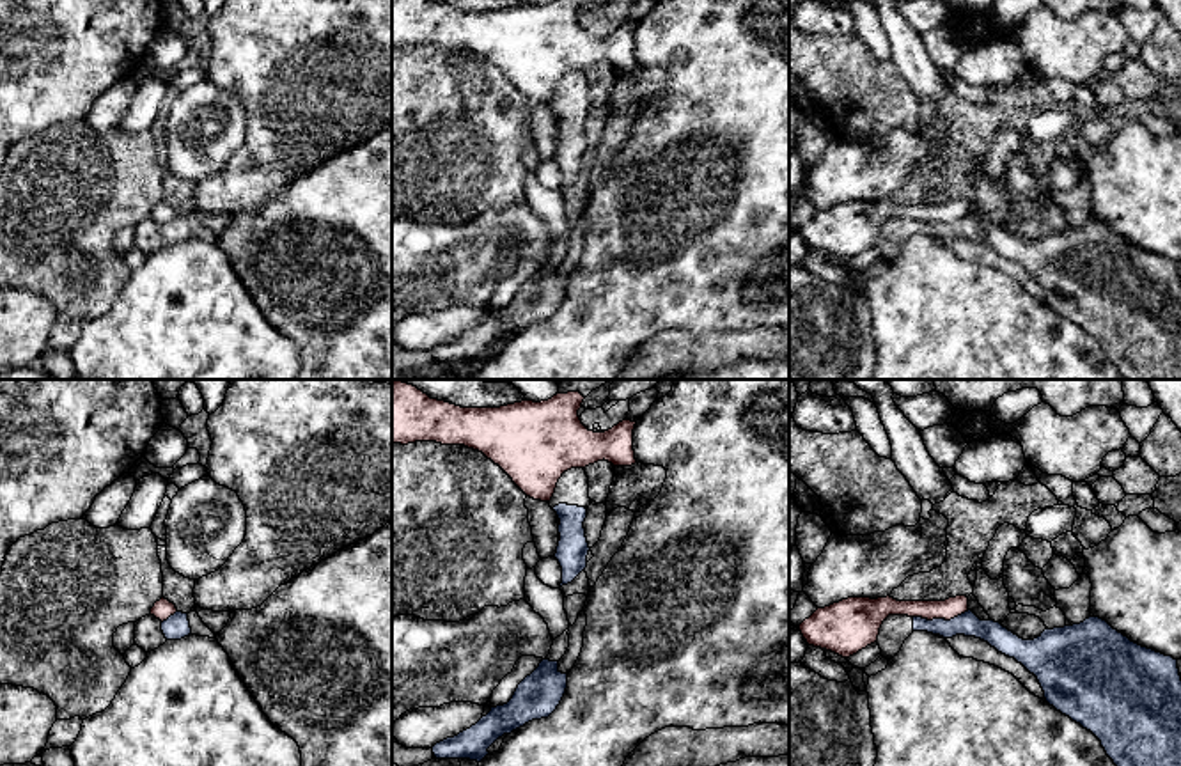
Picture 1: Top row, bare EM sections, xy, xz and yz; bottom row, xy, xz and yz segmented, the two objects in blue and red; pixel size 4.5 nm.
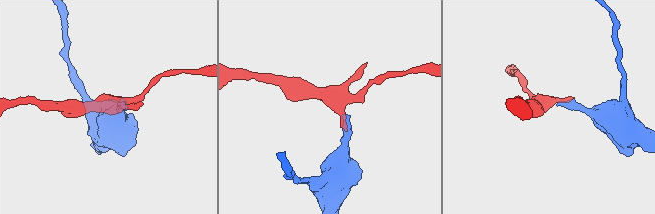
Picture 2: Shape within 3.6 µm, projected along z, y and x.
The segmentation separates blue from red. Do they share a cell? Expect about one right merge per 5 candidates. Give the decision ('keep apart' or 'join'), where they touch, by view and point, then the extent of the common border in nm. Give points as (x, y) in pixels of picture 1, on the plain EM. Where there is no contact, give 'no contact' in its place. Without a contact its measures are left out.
keep apart; meets blue in yz at (940, 222); contact 260 nm long

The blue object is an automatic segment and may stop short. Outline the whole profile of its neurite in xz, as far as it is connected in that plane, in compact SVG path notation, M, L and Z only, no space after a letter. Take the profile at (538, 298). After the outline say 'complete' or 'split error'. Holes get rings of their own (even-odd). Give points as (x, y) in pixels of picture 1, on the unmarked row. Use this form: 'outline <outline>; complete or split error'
outline M543 262L516 291L512 301L491 310L475 328L433 349L436 362L484 363L488 351L504 337L532 323L548 321L560 307L567 291L567 277L559 273L559 264Z; complete

